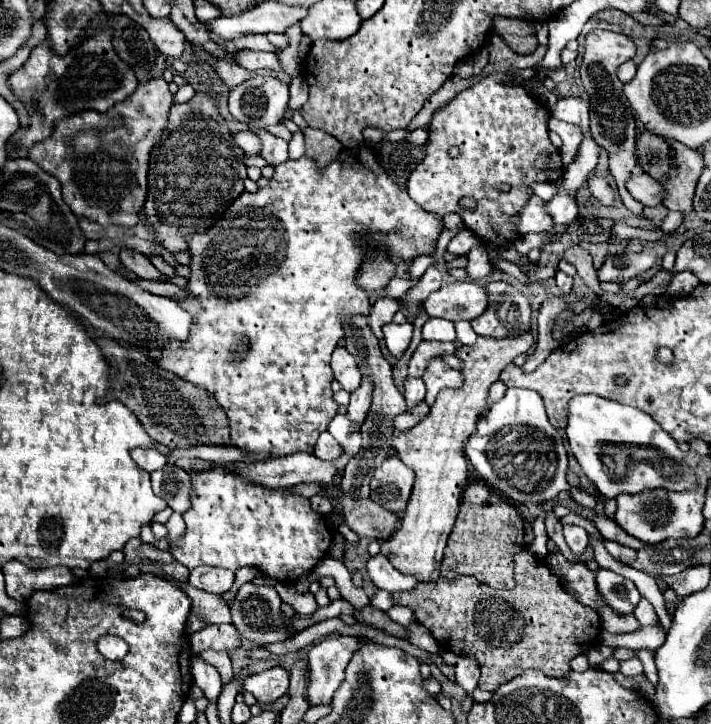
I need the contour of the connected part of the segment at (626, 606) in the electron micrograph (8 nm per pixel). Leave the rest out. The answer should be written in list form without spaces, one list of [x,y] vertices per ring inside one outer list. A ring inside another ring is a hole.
[[[603,568],[597,572],[597,590],[607,606],[617,614],[631,614],[641,600],[631,580]]]

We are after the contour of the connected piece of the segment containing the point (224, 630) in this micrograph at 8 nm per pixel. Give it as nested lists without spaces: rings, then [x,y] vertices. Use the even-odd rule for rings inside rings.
[[[211,624],[203,630],[197,630],[189,638],[191,650],[195,654],[203,650],[217,650],[217,652],[237,652],[243,648],[241,634],[235,630],[233,624]]]

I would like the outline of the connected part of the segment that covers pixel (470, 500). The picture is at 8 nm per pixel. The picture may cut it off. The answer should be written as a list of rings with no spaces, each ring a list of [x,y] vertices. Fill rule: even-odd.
[[[471,482],[461,498],[459,516],[453,528],[453,538],[447,540],[441,576],[457,578],[461,574],[475,576],[491,588],[513,588],[513,554],[525,548],[523,518],[519,512],[489,486]]]

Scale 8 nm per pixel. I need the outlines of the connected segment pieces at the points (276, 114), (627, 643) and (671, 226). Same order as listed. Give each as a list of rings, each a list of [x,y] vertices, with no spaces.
[[[255,76],[229,92],[229,112],[235,120],[255,128],[281,122],[289,102],[289,86],[273,76]]]
[[[659,624],[655,626],[641,626],[629,634],[611,634],[605,628],[599,634],[599,640],[609,648],[629,648],[629,650],[657,650],[665,642],[665,632]]]
[[[669,212],[667,218],[661,224],[661,230],[671,234],[671,232],[675,232],[681,226],[681,222],[683,222],[683,212]]]

